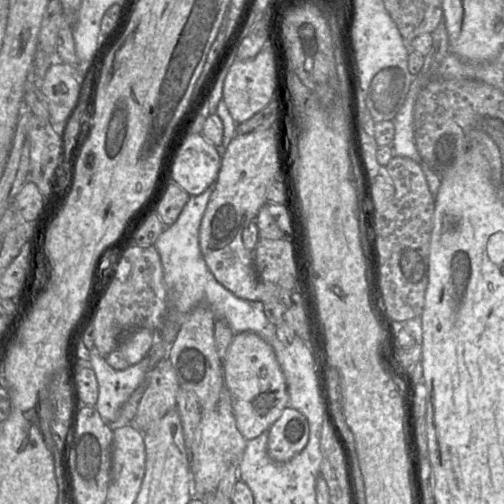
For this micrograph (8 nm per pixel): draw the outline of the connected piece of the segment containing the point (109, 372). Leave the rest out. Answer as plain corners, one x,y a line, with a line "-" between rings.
96,347
90,351
90,363
99,385
98,401
95,408
107,423
118,417
122,405
131,394
144,383
150,371
148,355
141,362
124,370
115,370
97,353

